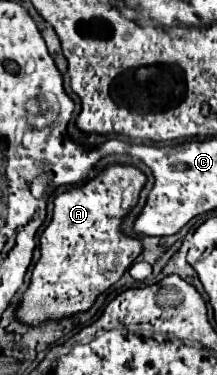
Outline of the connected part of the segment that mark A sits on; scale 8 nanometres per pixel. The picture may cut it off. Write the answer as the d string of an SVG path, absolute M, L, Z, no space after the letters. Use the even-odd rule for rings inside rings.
M110 165L86 185L56 195L52 221L40 235L40 251L42 251L40 261L34 267L32 283L28 291L20 299L18 317L22 321L30 325L38 325L48 319L62 319L62 317L86 311L92 307L98 293L106 291L110 285L114 285L122 277L122 273L132 265L132 259L138 257L138 253L142 251L142 245L138 239L124 237L120 233L120 221L136 205L144 183L146 183L146 177L136 167Z

